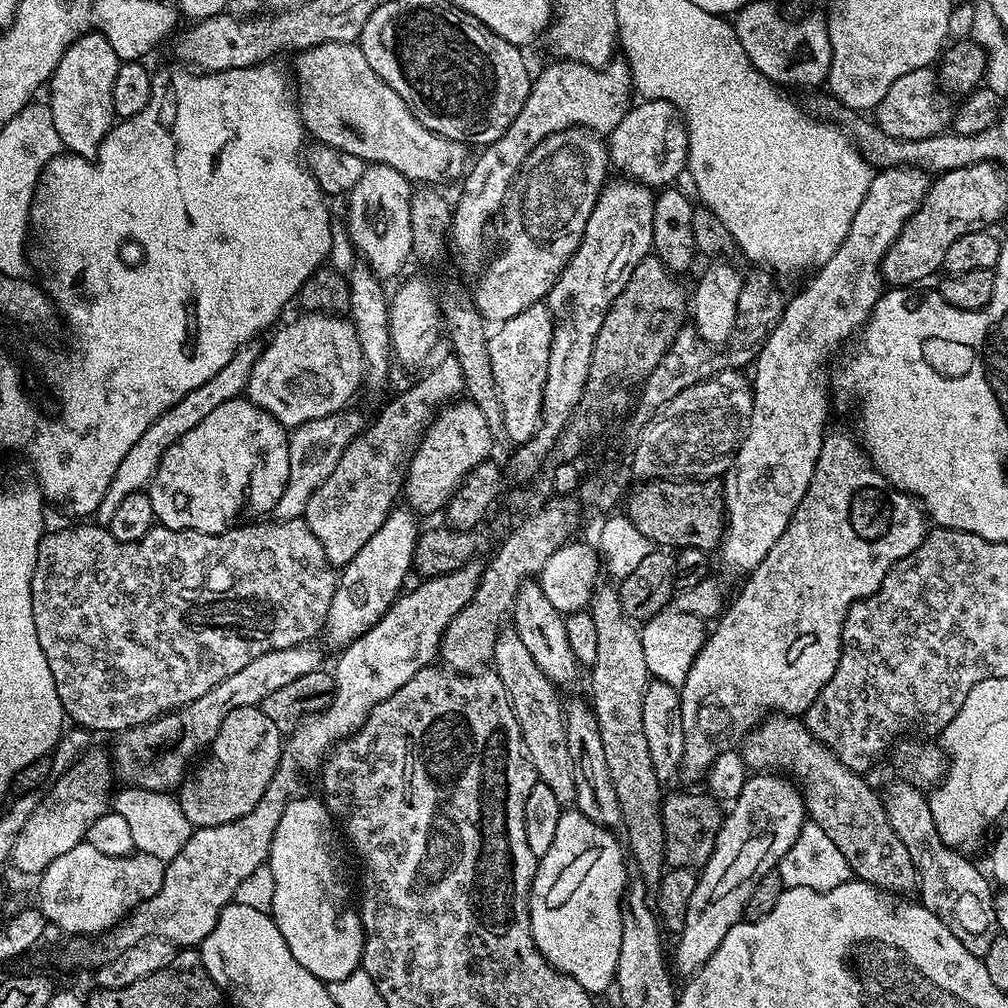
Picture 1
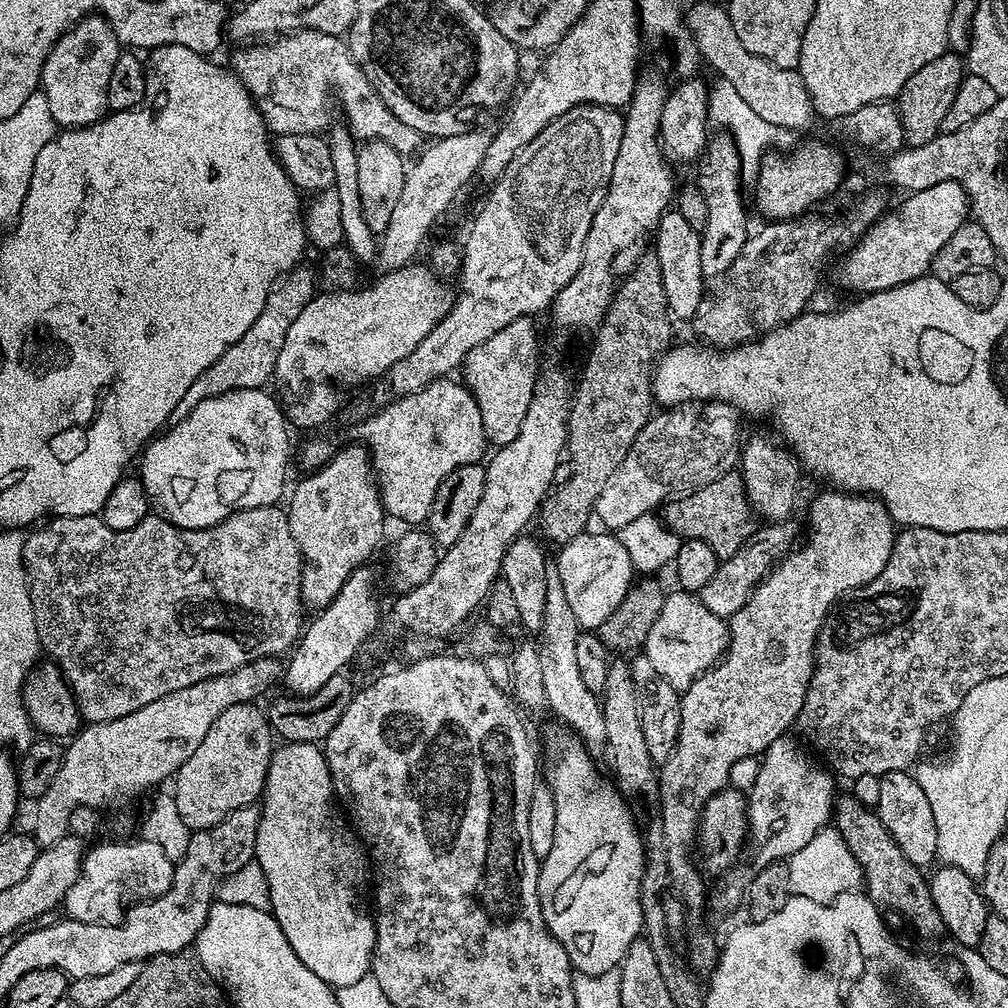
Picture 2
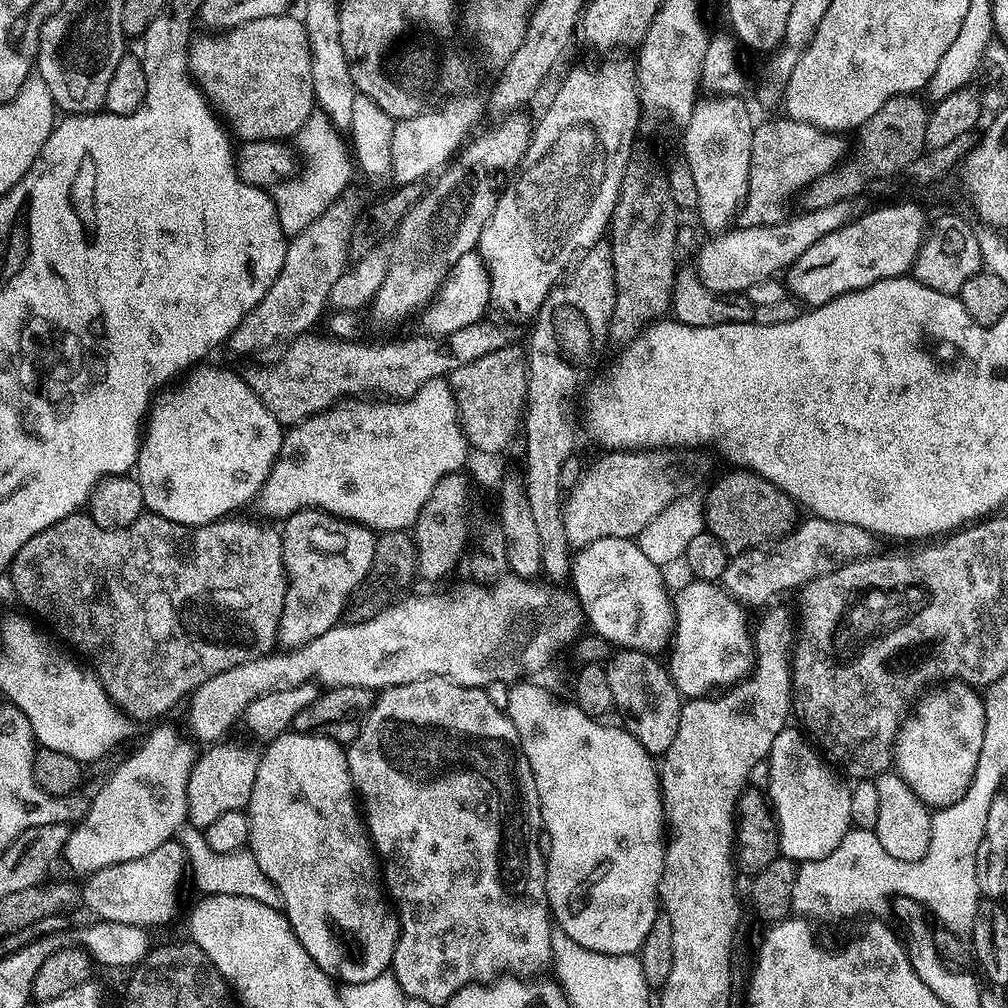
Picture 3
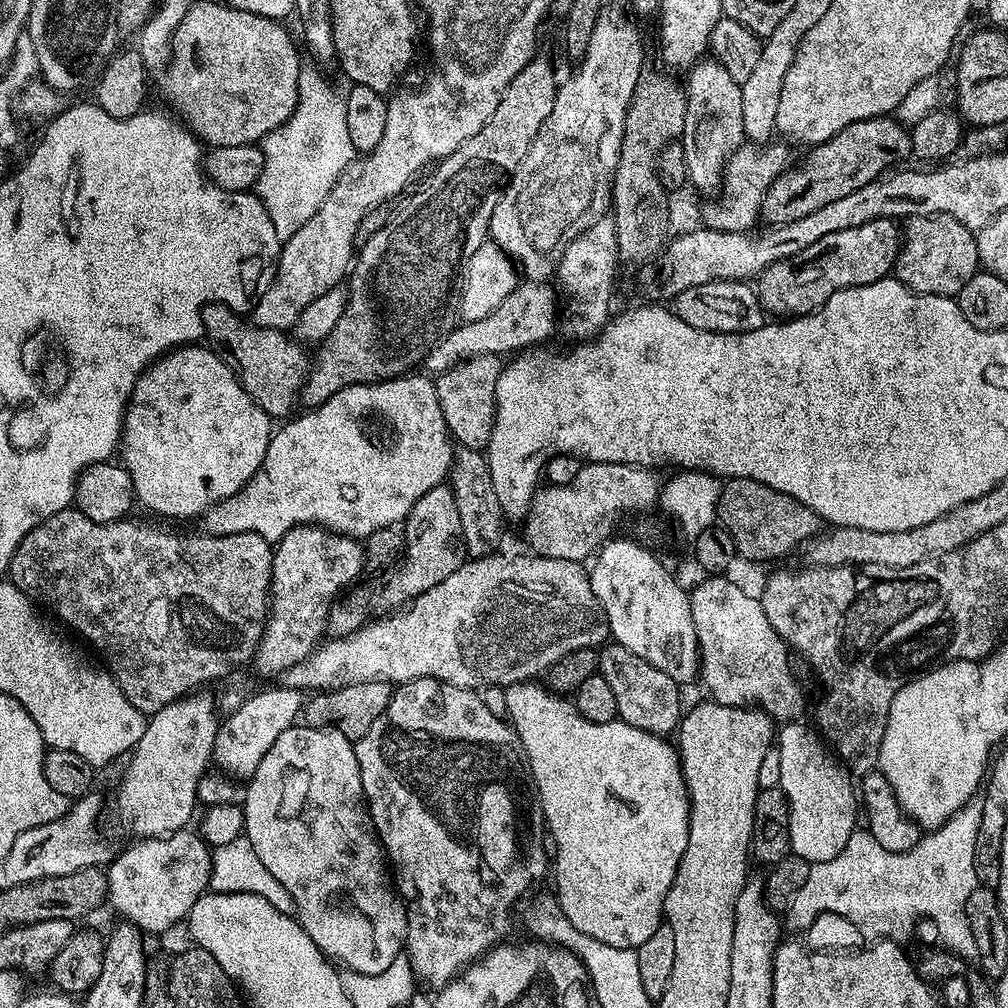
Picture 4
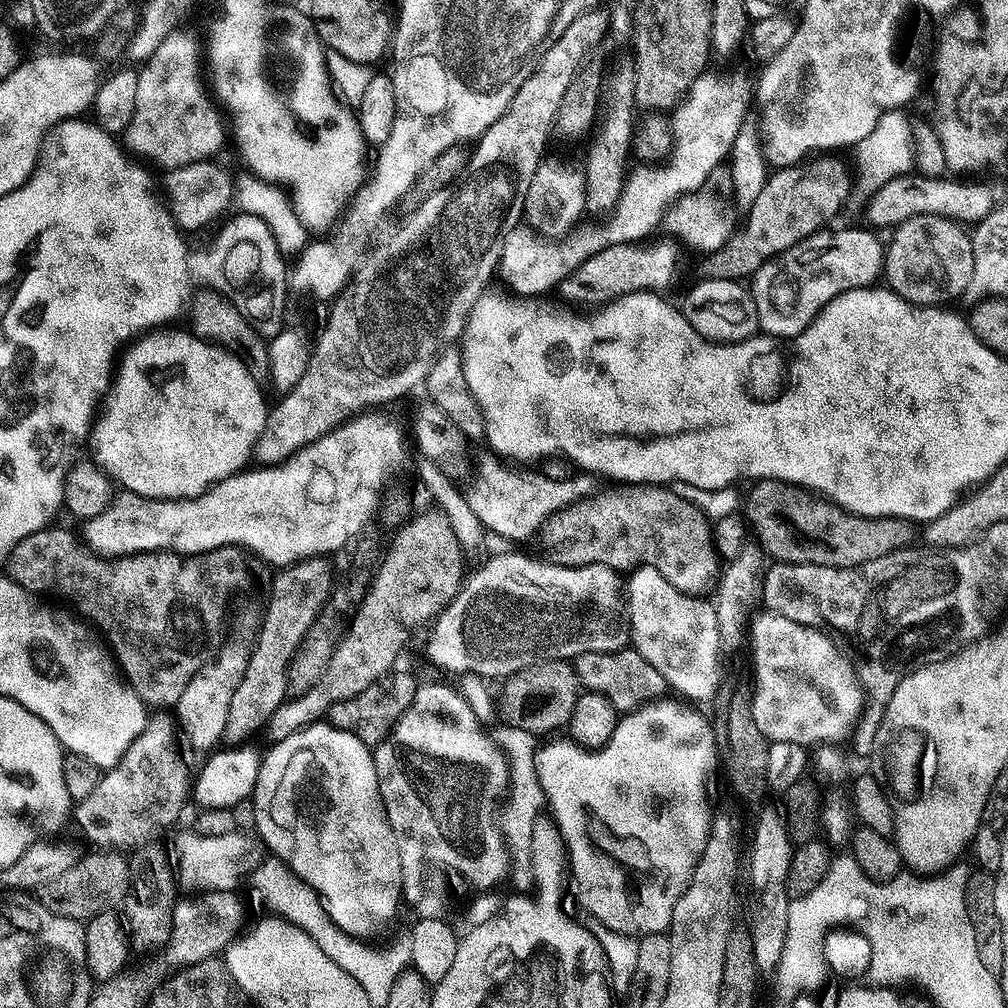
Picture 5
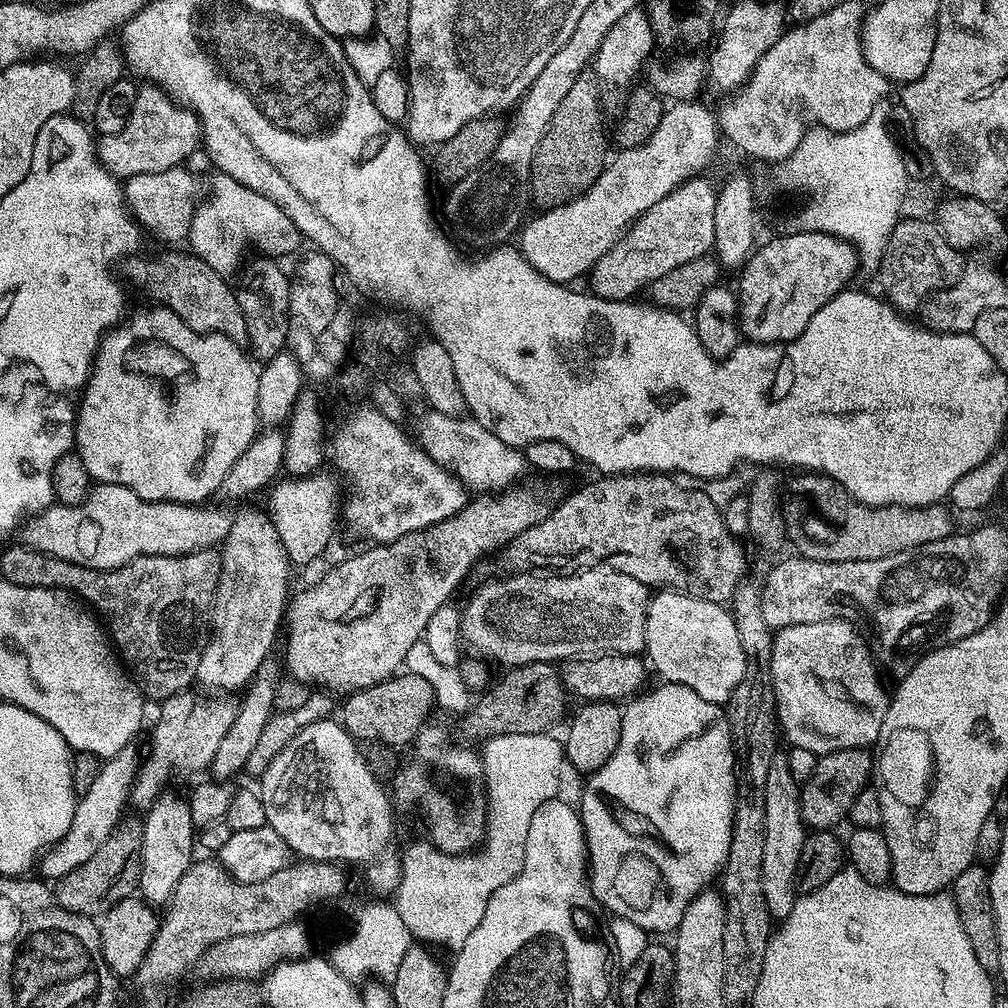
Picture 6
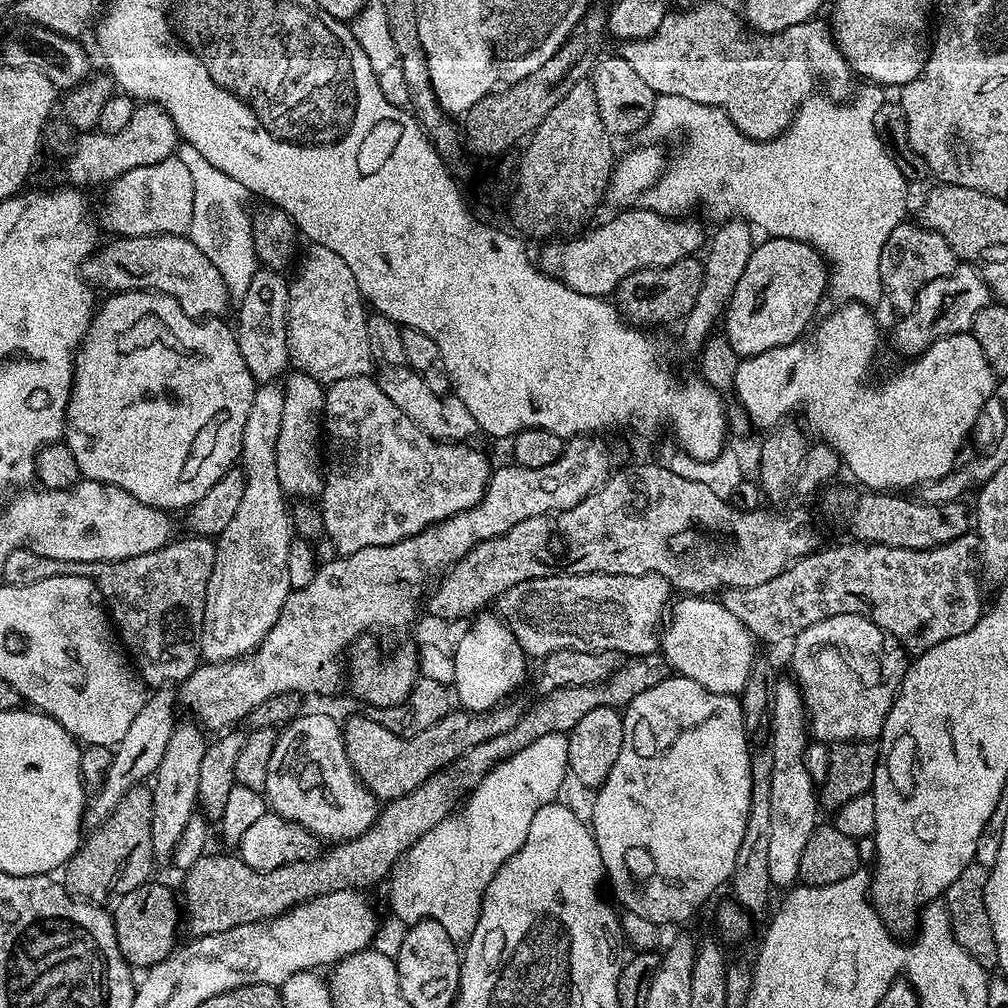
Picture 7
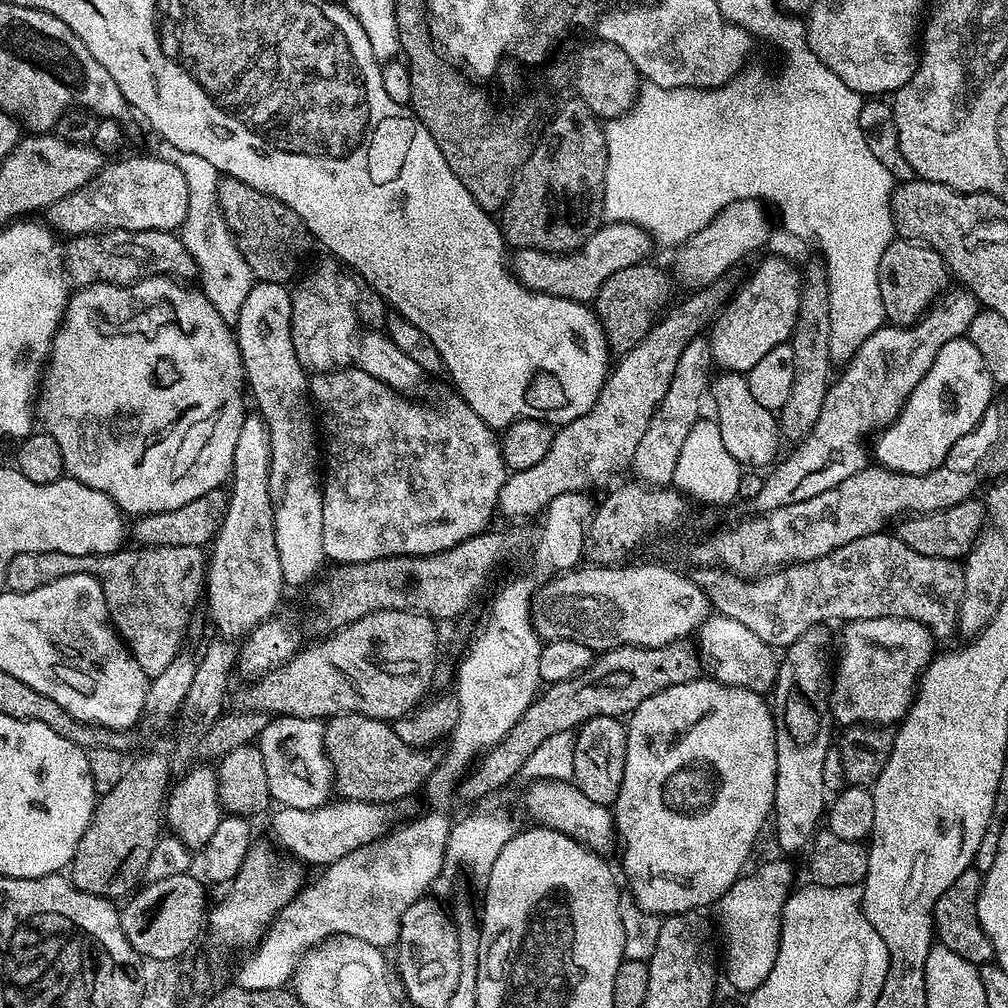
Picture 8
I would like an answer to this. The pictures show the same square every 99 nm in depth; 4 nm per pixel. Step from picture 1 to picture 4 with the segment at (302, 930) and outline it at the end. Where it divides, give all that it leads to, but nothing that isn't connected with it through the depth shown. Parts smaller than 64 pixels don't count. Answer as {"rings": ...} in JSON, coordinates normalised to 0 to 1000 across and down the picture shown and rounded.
{"rings":[[[305,720],[286,722],[282,727],[276,729],[276,734],[272,736],[268,744],[264,745],[264,750],[260,752],[260,756],[257,757],[252,768],[244,774],[244,780],[246,783],[242,786],[242,794],[240,793],[242,828],[246,830],[248,839],[252,839],[252,847],[256,847],[260,859],[264,859],[264,863],[268,863],[268,867],[272,867],[272,871],[276,871],[276,875],[280,875],[280,879],[284,879],[284,883],[294,900],[293,908],[304,923],[306,930],[312,935],[312,938],[315,938],[315,942],[334,957],[342,956],[340,959],[344,963],[364,968],[374,968],[385,963],[403,940],[405,903],[387,872],[387,861],[383,856],[381,839],[377,836],[377,829],[373,826],[373,820],[369,818],[369,810],[365,807],[350,735],[344,734],[338,726],[333,726],[329,722],[308,722]]]}

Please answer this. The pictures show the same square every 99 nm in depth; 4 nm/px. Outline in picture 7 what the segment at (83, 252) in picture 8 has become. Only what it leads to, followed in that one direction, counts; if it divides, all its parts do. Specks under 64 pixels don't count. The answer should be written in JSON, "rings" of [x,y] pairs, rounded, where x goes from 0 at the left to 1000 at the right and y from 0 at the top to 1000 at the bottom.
{"rings":[[[186,233],[177,234],[121,234],[111,236],[108,242],[100,241],[81,261],[79,261],[79,273],[83,275],[85,281],[92,287],[104,286],[104,291],[114,292],[117,290],[160,290],[166,294],[171,294],[177,304],[188,315],[200,317],[203,315],[218,315],[223,312],[228,295],[224,280],[211,263],[192,244]]]}

